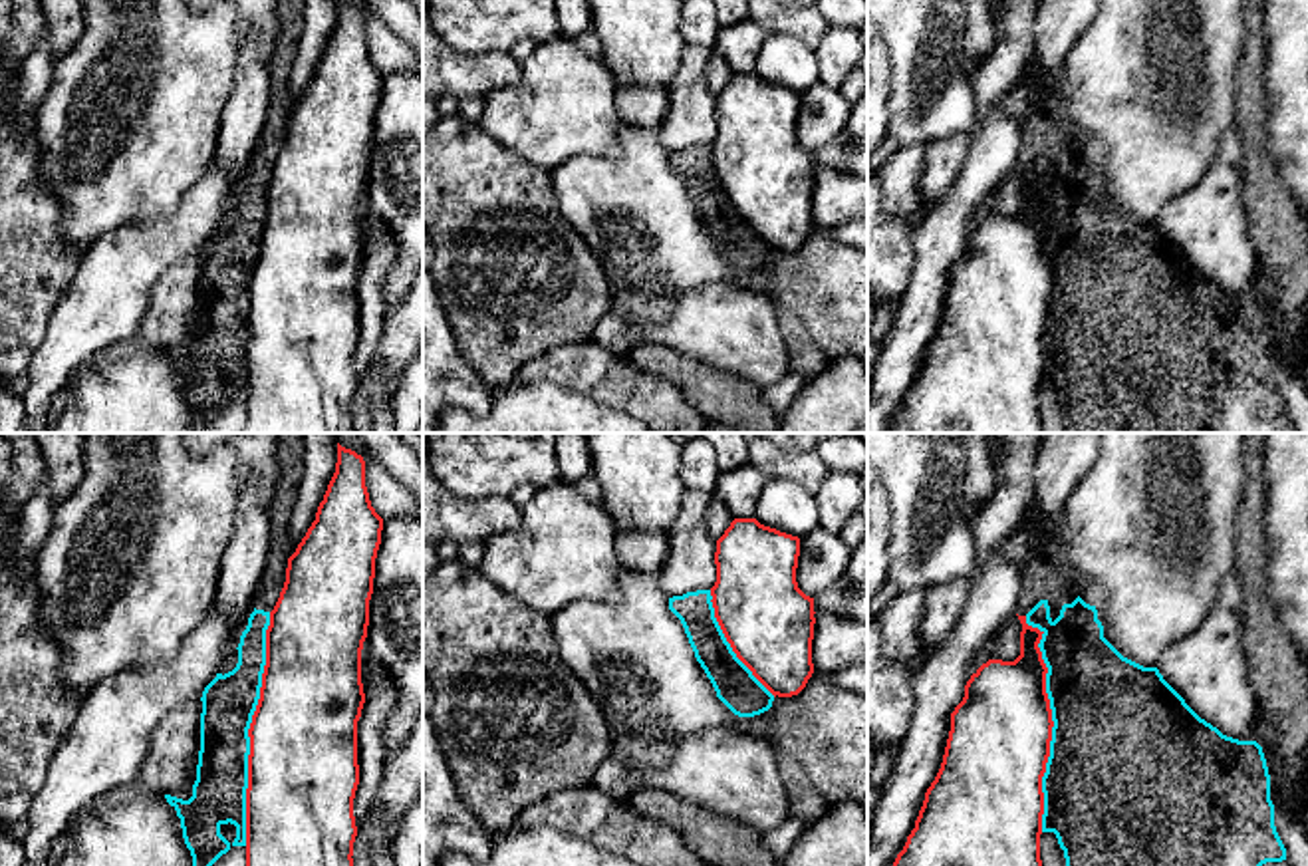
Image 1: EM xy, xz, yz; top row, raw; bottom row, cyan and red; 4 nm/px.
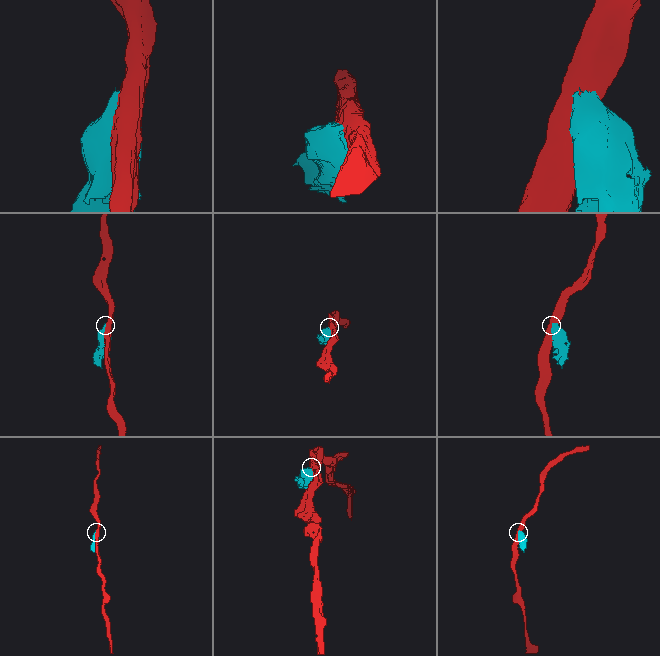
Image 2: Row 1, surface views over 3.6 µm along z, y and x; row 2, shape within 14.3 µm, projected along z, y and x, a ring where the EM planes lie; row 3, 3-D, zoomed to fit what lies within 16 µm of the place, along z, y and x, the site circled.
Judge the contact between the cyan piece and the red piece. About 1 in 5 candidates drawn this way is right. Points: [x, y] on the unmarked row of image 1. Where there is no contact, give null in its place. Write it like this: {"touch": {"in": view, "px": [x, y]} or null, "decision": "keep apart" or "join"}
{"touch": {"in": "xy", "px": [249, 283]}, "decision": "keep apart"}

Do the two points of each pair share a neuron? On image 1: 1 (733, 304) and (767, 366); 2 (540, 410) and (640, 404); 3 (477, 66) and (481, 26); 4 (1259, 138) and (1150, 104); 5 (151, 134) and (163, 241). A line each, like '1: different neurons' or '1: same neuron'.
1: same neuron
2: different neurons
3: different neurons
4: different neurons
5: different neurons

